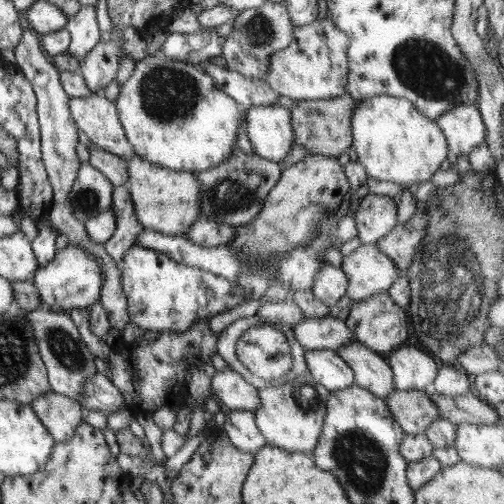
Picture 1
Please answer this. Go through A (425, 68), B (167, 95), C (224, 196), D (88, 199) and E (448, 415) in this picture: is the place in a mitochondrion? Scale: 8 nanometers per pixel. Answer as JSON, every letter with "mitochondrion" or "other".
{"A":"mitochondrion","B":"mitochondrion","C":"mitochondrion","D":"mitochondrion","E":"other"}

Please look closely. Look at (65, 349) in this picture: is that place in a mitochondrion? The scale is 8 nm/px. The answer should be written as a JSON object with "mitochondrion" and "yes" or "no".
{"mitochondrion":"yes"}

